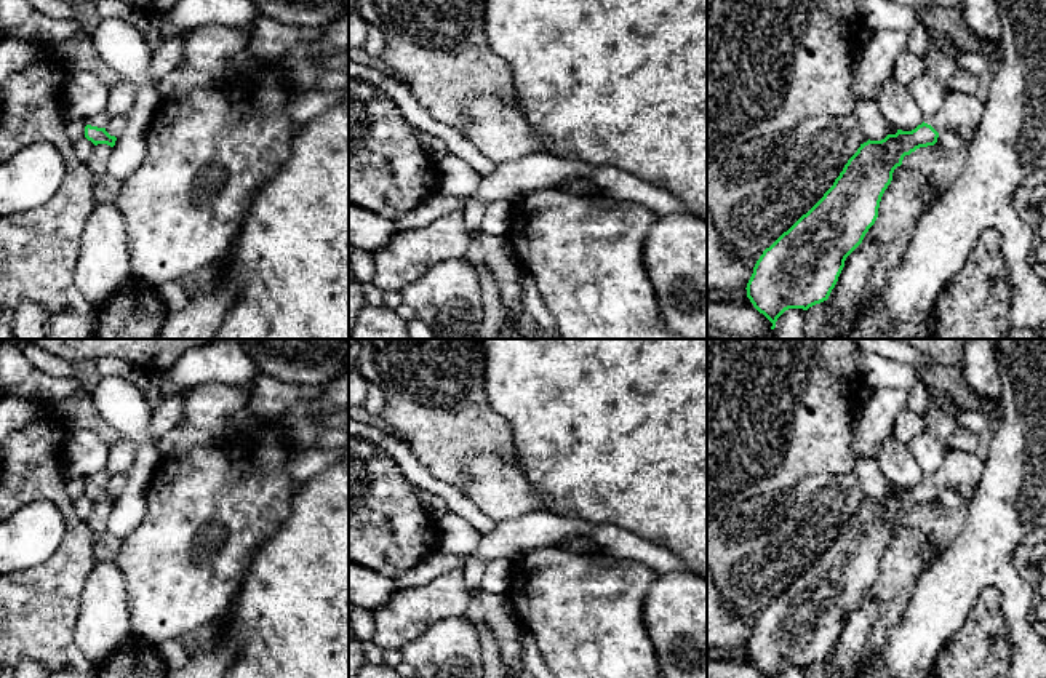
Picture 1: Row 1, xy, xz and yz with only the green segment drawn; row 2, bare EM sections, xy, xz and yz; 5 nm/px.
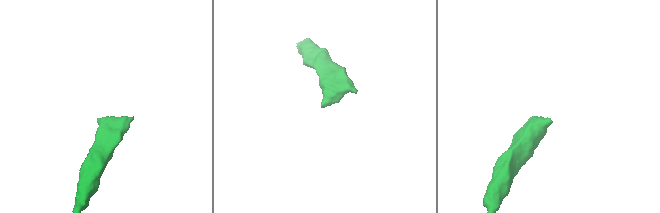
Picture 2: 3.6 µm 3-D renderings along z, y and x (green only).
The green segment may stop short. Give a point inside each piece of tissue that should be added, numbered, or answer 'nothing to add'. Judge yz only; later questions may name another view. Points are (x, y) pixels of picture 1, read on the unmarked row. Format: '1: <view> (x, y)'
1: yz (958, 469)

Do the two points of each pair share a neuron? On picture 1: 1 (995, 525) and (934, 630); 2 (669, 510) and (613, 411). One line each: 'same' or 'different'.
1: same
2: same

